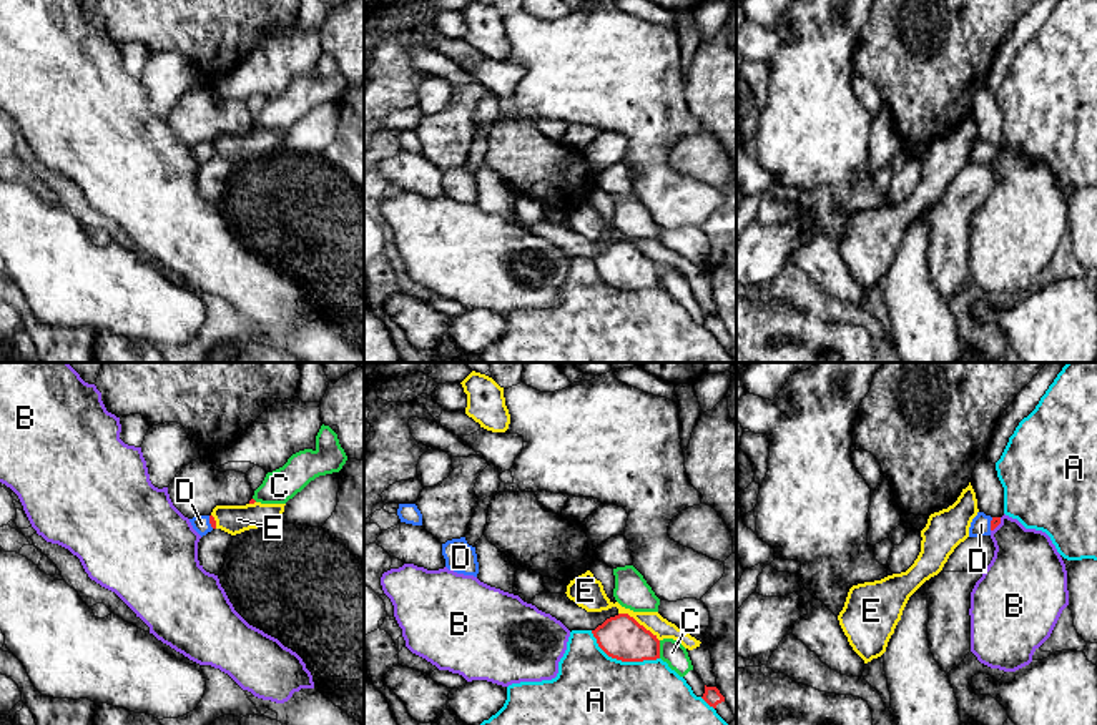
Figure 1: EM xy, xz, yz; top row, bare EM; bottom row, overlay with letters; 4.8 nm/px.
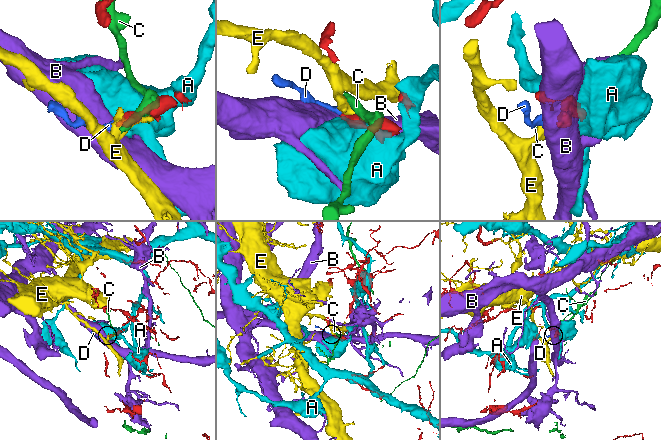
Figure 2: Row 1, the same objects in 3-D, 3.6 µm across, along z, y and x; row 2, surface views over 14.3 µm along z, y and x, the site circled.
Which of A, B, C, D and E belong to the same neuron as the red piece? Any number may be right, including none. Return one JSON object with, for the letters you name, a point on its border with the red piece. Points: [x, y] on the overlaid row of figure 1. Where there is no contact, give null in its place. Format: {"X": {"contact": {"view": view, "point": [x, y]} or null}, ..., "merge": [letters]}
{"D": {"contact": {"view": "xy", "point": [210, 522]}}, "merge": ["D"]}

